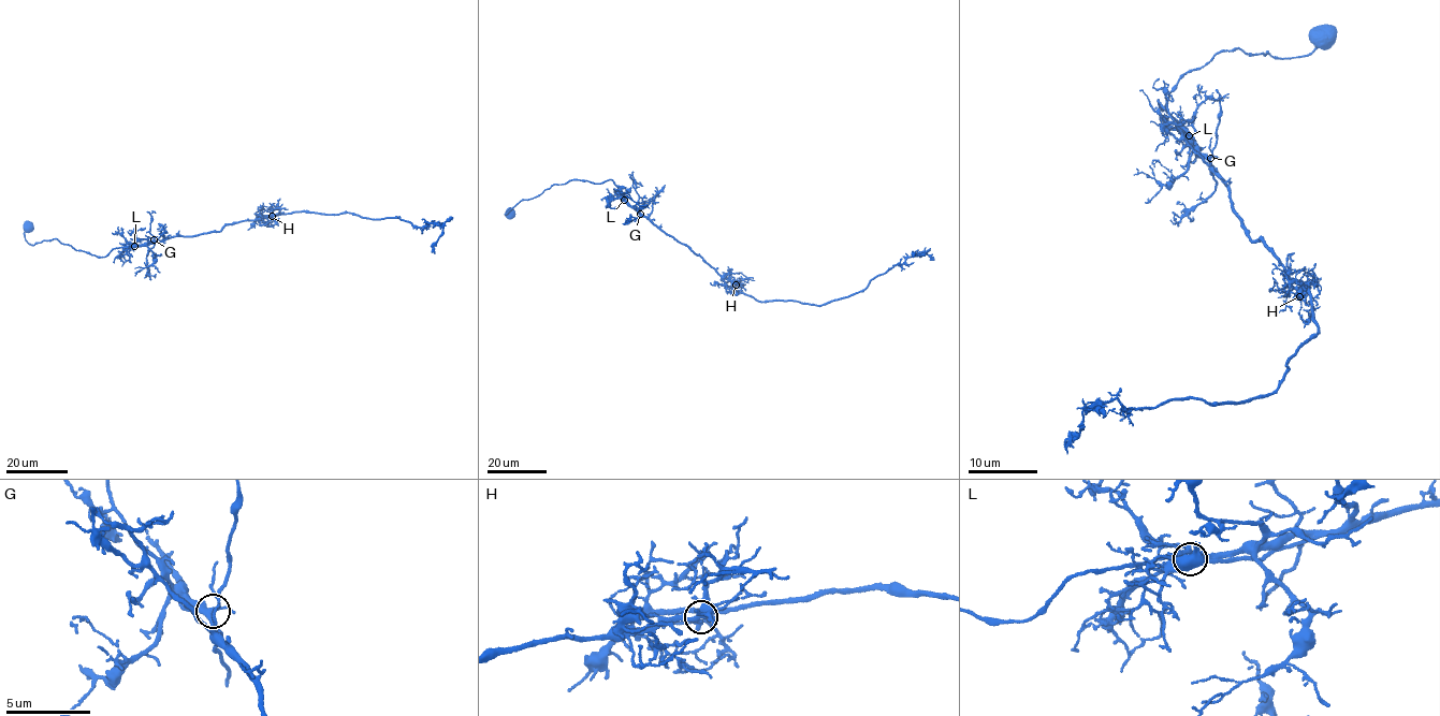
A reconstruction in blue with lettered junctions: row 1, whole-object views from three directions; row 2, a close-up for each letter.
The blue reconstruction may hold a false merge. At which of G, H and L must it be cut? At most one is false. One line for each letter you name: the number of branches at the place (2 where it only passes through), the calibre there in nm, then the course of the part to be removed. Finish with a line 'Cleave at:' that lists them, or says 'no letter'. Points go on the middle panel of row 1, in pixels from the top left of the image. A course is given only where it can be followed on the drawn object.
Cleave at: no letter

